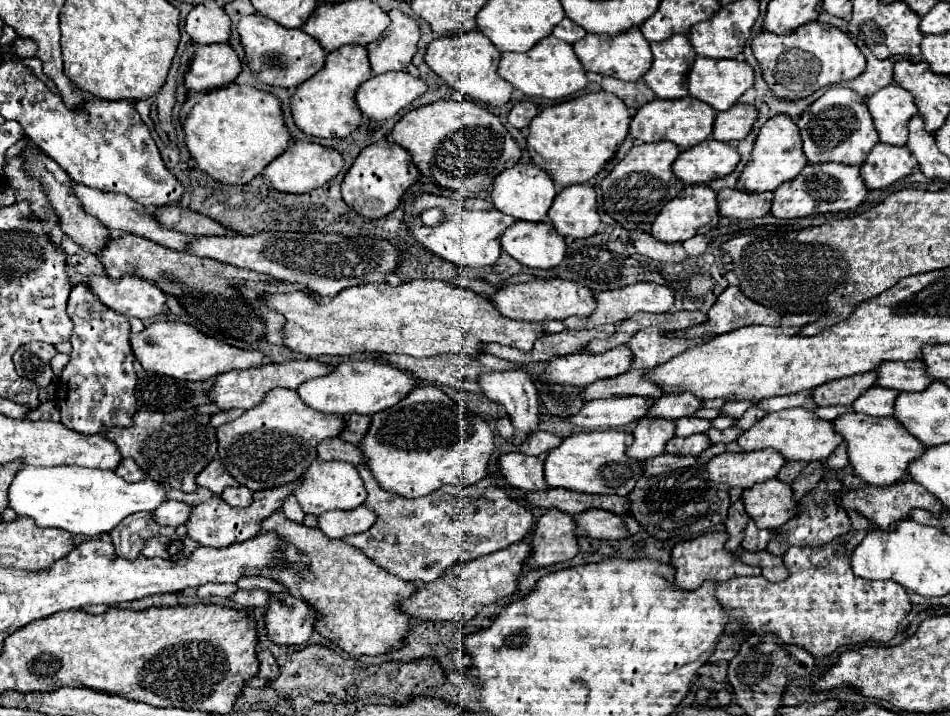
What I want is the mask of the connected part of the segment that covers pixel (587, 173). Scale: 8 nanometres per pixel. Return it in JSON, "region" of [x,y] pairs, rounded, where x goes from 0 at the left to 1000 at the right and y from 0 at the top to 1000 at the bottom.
{"region":[[[638,128],[617,131],[613,137],[573,151],[558,170],[556,207],[581,229],[581,251],[589,263],[596,263],[623,251],[638,232],[659,193],[661,173],[661,151],[651,140],[651,134],[642,134]]]}

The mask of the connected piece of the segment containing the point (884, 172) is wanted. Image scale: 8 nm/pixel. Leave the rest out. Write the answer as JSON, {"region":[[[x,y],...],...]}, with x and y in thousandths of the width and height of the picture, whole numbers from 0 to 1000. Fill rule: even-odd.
{"region":[[[924,198],[918,212],[914,215],[912,226],[905,232],[907,249],[916,265],[933,263],[964,235],[964,221],[958,218],[958,209],[954,204],[933,204],[931,198]]]}

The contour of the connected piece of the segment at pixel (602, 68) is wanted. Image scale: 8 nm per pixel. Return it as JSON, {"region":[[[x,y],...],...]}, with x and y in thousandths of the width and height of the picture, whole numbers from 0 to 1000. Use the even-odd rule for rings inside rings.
{"region":[[[665,39],[665,42],[651,47],[651,50],[617,47],[613,56],[608,56],[608,61],[604,61],[604,73],[619,101],[646,106],[653,112],[665,112],[665,115],[674,112],[686,92],[684,59],[676,50],[674,39]]]}

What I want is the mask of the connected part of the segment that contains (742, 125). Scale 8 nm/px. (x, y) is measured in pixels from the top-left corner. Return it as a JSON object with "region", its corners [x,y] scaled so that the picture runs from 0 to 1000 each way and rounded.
{"region":[[[773,145],[768,154],[754,159],[749,190],[760,198],[779,198],[792,182],[796,165],[798,154],[792,145]]]}

